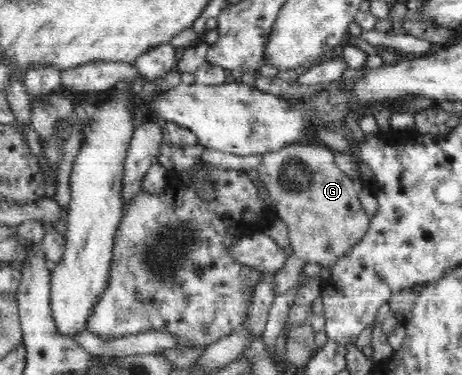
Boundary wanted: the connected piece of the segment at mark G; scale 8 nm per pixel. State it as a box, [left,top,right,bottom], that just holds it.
[256,144,369,295]

